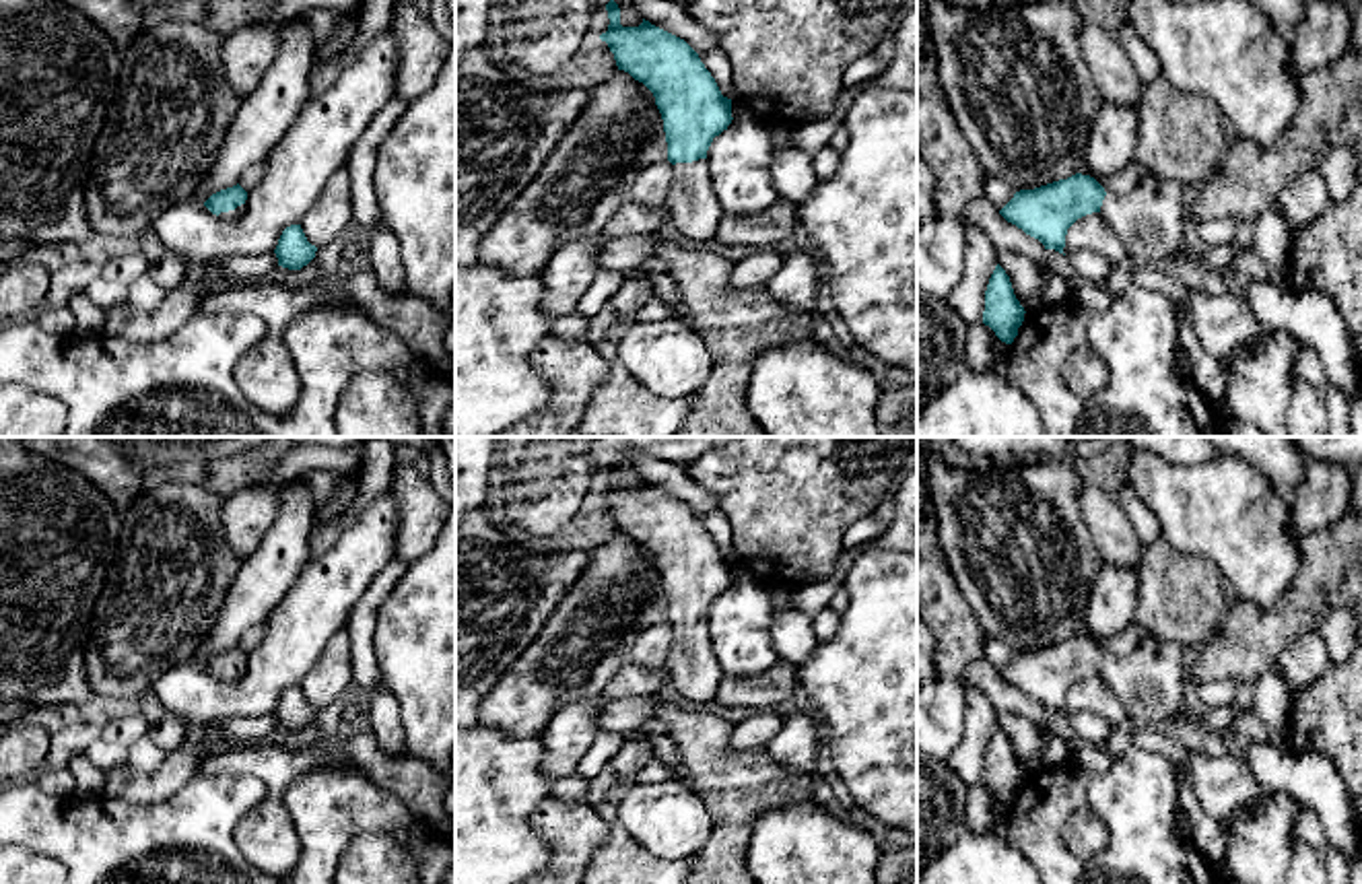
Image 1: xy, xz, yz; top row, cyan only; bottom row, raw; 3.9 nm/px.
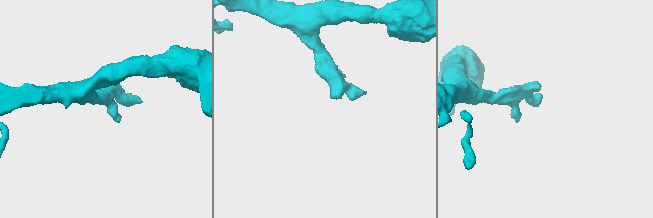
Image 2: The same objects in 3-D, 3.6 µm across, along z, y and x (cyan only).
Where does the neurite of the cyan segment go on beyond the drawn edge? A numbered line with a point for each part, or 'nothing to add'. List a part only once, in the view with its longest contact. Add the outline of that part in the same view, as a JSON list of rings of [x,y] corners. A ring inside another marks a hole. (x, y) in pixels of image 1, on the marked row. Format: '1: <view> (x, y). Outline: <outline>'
1: xz (695, 211). Outline: [[[676,163],[666,200],[672,225],[690,239],[711,239],[723,218],[723,208],[713,192],[709,163]]]

